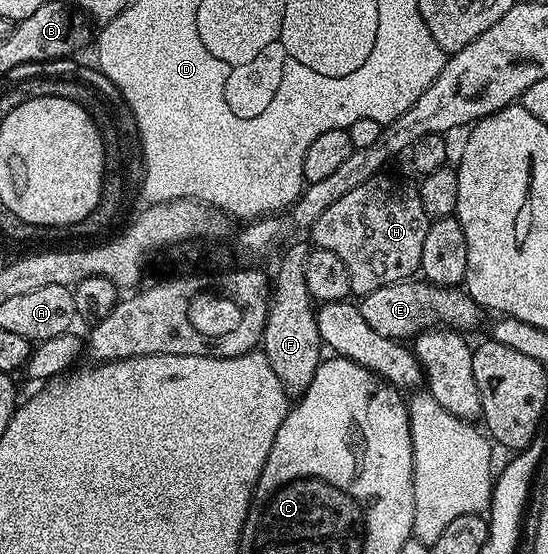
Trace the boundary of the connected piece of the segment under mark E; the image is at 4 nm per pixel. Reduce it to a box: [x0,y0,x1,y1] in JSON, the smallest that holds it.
[358,279,482,339]

